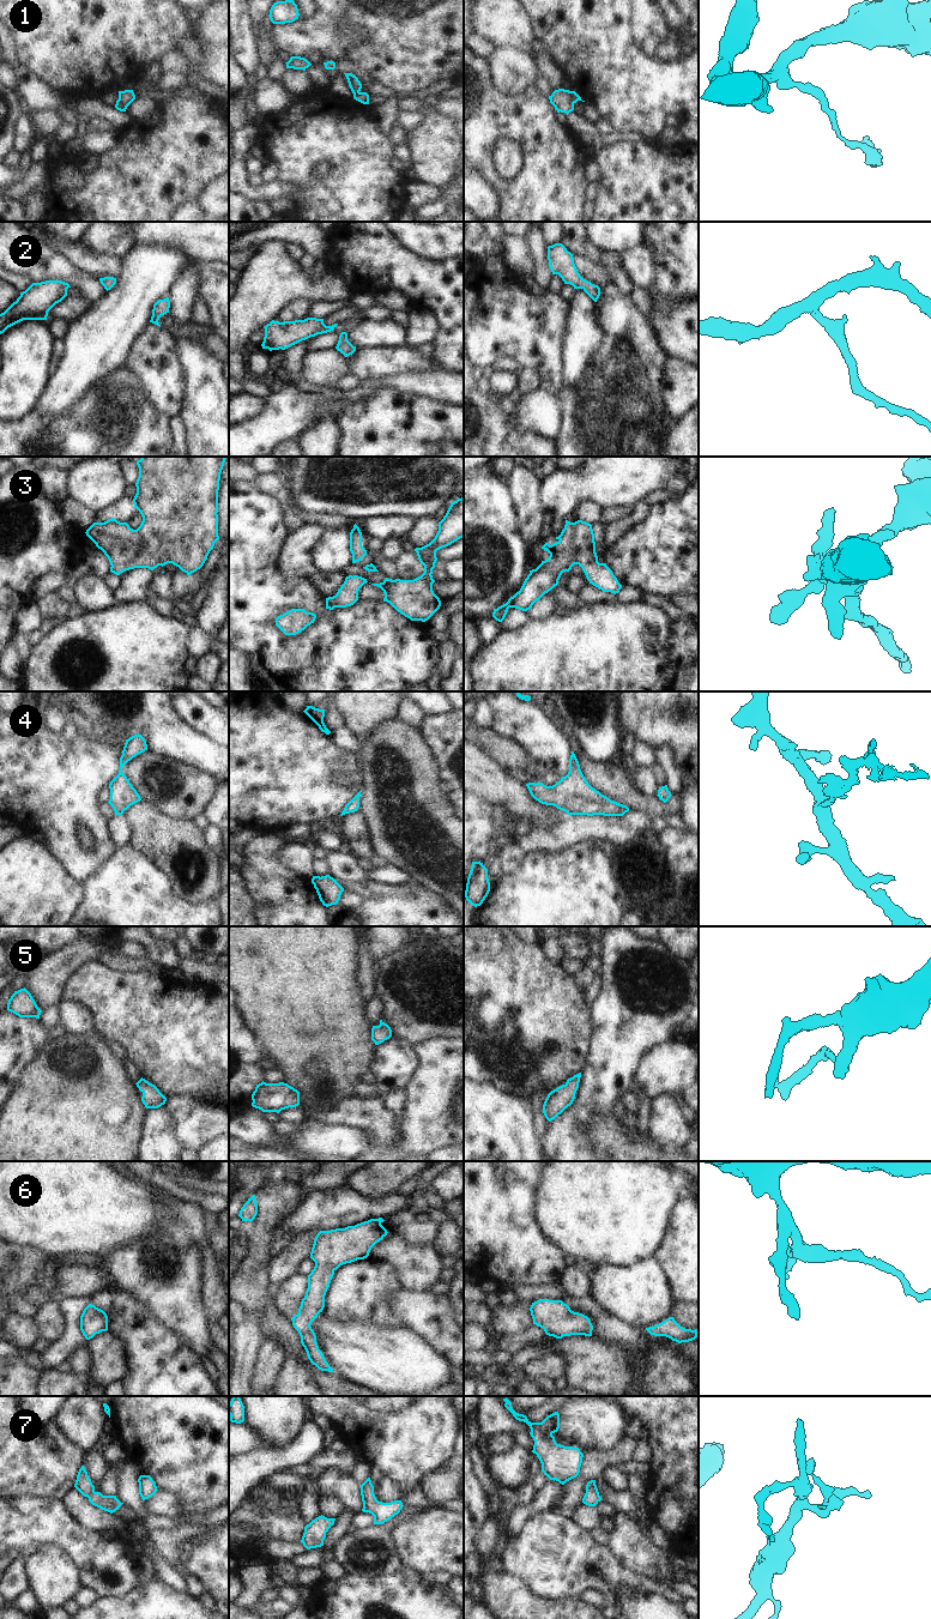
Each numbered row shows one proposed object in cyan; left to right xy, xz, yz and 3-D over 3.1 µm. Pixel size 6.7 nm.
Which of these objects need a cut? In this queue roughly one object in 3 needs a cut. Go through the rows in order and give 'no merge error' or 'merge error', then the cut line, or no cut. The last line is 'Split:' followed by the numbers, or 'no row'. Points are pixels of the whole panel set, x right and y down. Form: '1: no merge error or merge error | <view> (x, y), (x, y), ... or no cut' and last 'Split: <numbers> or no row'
1: no merge error | no cut
2: no merge error | no cut
3: no merge error | no cut
4: no merge error | no cut
5: no merge error | no cut
6: no merge error | no cut
7: no merge error | no cut
Split: no row

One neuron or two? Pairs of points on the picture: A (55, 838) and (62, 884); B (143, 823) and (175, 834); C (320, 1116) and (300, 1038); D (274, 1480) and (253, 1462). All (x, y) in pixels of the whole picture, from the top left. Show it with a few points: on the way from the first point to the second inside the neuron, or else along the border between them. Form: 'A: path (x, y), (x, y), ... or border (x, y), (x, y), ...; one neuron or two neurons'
A: border (43, 843), (50, 855), (78, 883); two neurons
B: path (151, 829), (156, 834), (167, 834); one neuron
C: border (344, 1098), (328, 1107), (313, 1110), (306, 1117); two neurons
D: border (285, 1471), (271, 1473), (263, 1480); two neurons

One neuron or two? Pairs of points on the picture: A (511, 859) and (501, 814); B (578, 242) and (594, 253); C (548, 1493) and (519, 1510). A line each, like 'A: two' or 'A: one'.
A: one
B: one
C: one

